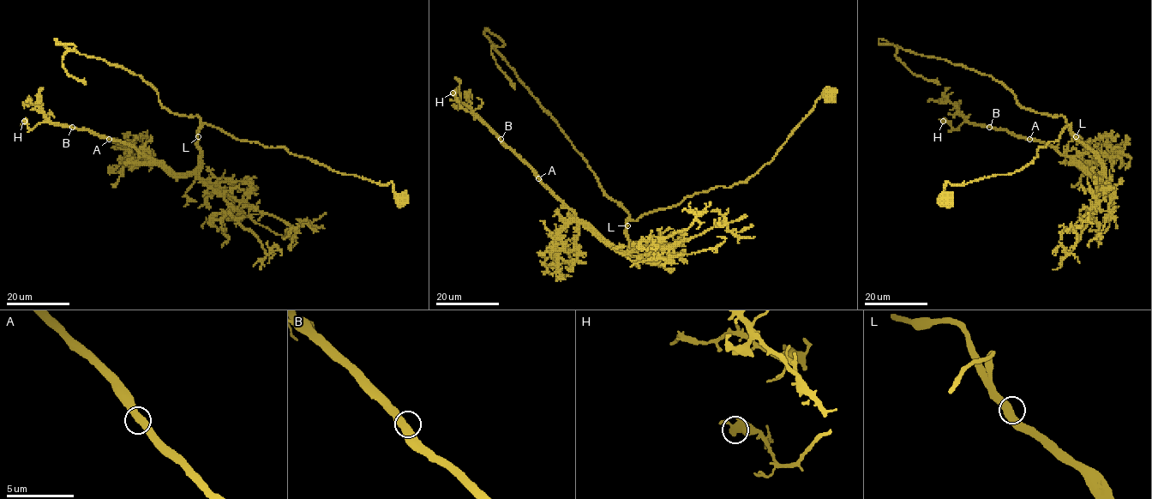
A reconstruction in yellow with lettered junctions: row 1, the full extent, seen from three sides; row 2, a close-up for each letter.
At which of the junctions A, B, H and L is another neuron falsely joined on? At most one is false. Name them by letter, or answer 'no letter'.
no letter

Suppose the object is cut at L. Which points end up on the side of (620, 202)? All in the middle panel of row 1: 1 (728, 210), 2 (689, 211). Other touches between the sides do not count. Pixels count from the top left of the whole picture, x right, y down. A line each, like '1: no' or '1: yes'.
1: yes
2: yes

